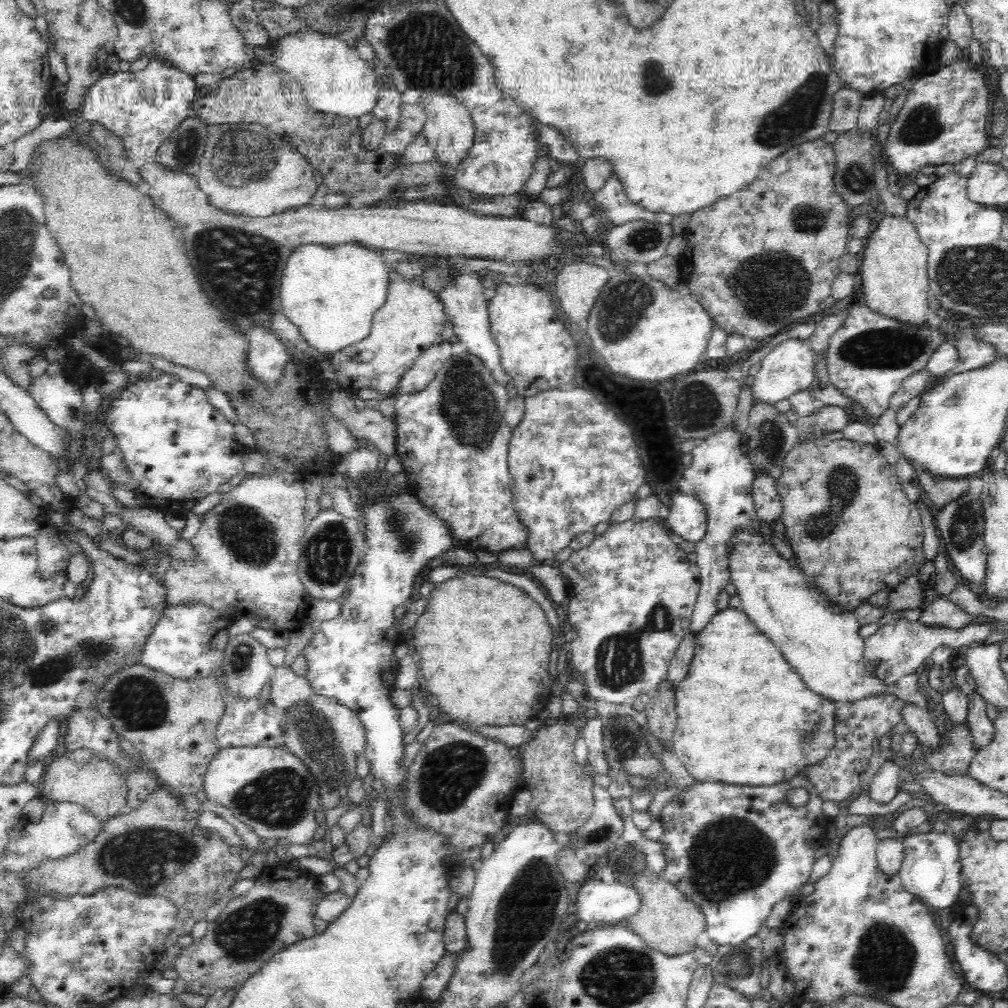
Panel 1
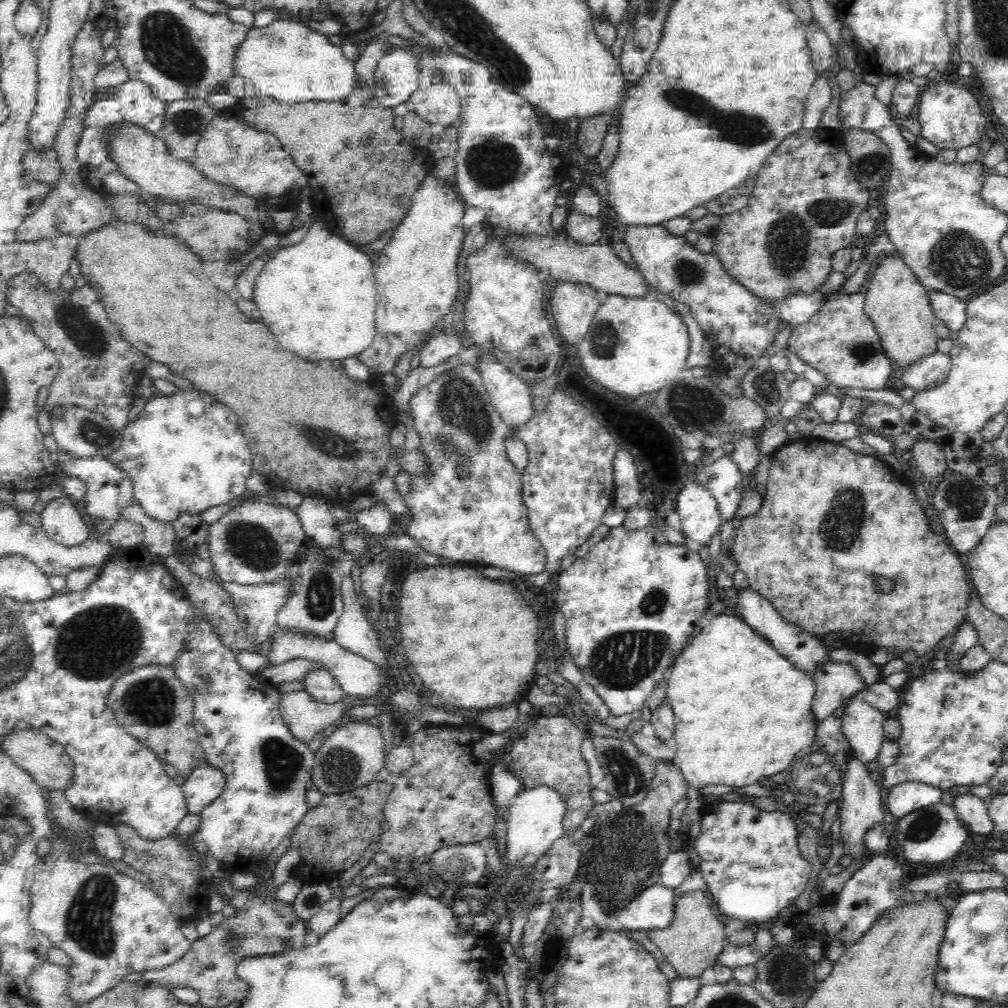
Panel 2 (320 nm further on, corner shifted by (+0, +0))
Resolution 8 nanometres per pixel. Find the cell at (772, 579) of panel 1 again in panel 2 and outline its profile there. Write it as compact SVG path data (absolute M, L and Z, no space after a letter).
M861 692L840 703L842 708L842 733L848 740L853 755L860 763L877 761L884 742L882 711L866 702Z

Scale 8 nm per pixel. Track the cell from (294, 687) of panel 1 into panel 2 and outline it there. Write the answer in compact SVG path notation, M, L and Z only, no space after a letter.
M294 690L281 693L279 711L292 735L308 743L317 733L336 727L346 706L356 702L356 698L347 695L342 702L326 704L314 700L305 690Z

